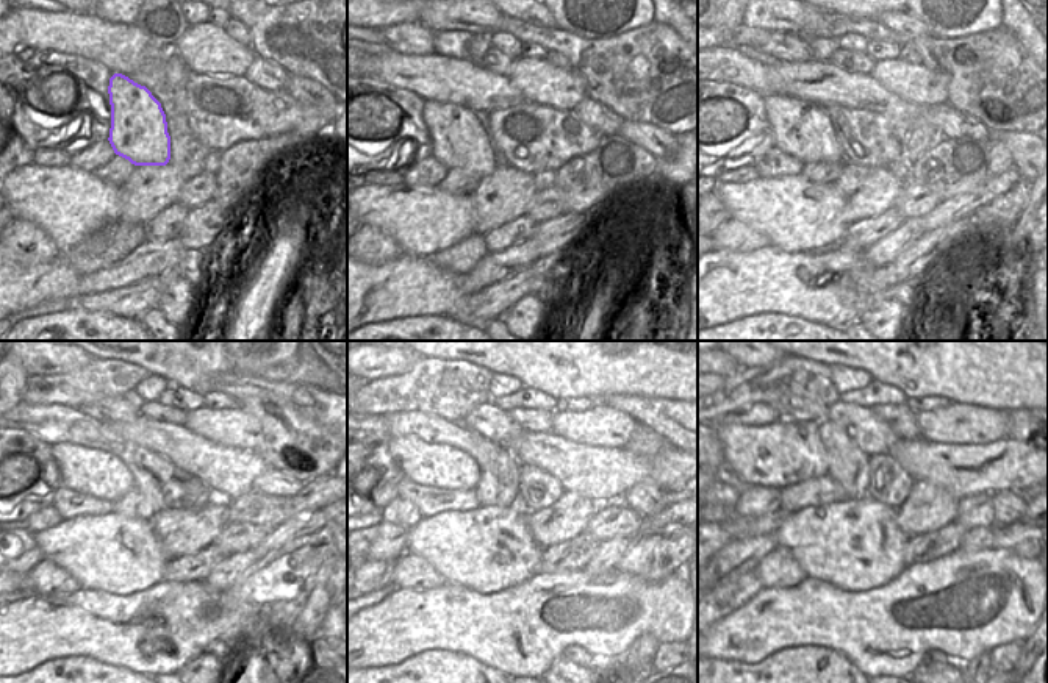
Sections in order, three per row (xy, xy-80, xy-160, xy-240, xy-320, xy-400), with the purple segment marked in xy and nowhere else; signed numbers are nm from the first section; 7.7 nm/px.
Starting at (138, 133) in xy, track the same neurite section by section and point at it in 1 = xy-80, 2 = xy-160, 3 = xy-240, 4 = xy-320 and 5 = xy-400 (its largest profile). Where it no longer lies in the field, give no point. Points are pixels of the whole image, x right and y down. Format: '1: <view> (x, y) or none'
1: xy-80 (460, 143)
2: xy-160 (803, 130)
3: xy-240 (94, 472)
4: xy-320 (423, 463)
5: xy-400 (786, 452)

